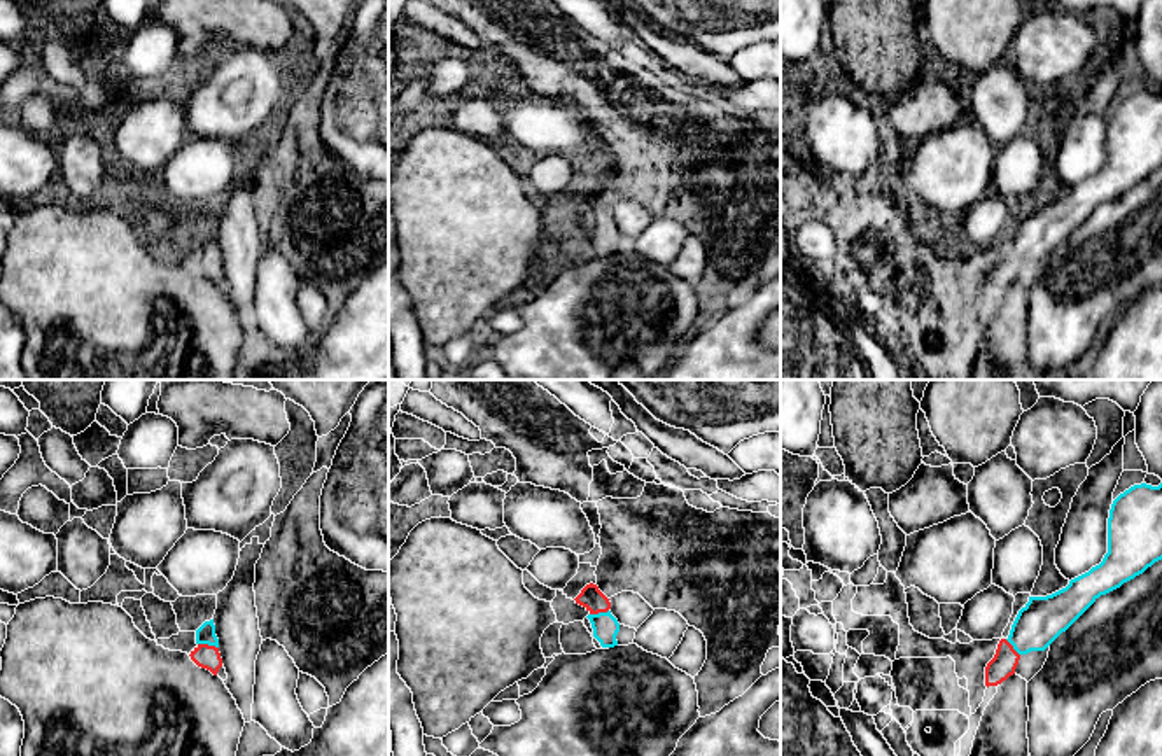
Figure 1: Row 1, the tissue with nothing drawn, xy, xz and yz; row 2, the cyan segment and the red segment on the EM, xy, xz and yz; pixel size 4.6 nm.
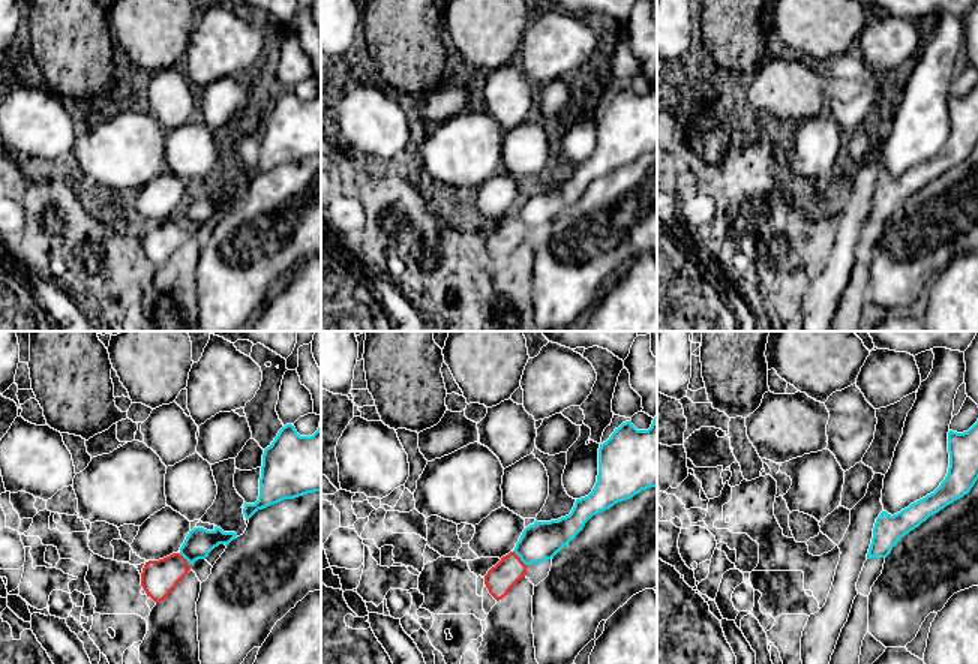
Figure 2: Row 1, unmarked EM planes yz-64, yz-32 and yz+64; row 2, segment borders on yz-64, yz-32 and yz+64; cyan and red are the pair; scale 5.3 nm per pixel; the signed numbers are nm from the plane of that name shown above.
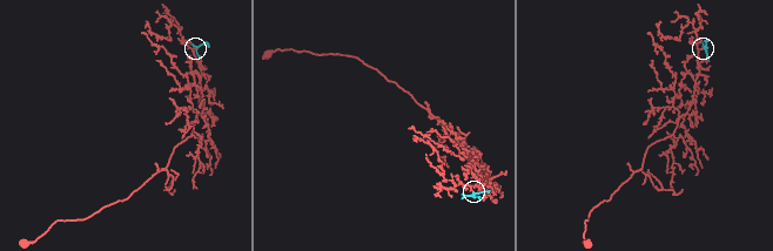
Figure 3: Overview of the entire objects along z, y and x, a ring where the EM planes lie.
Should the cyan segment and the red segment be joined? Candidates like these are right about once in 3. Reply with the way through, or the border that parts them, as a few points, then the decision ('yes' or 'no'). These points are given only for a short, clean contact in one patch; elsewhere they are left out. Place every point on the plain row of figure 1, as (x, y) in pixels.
runs through xy (205, 242), (209, 252), (207, 265); yes

